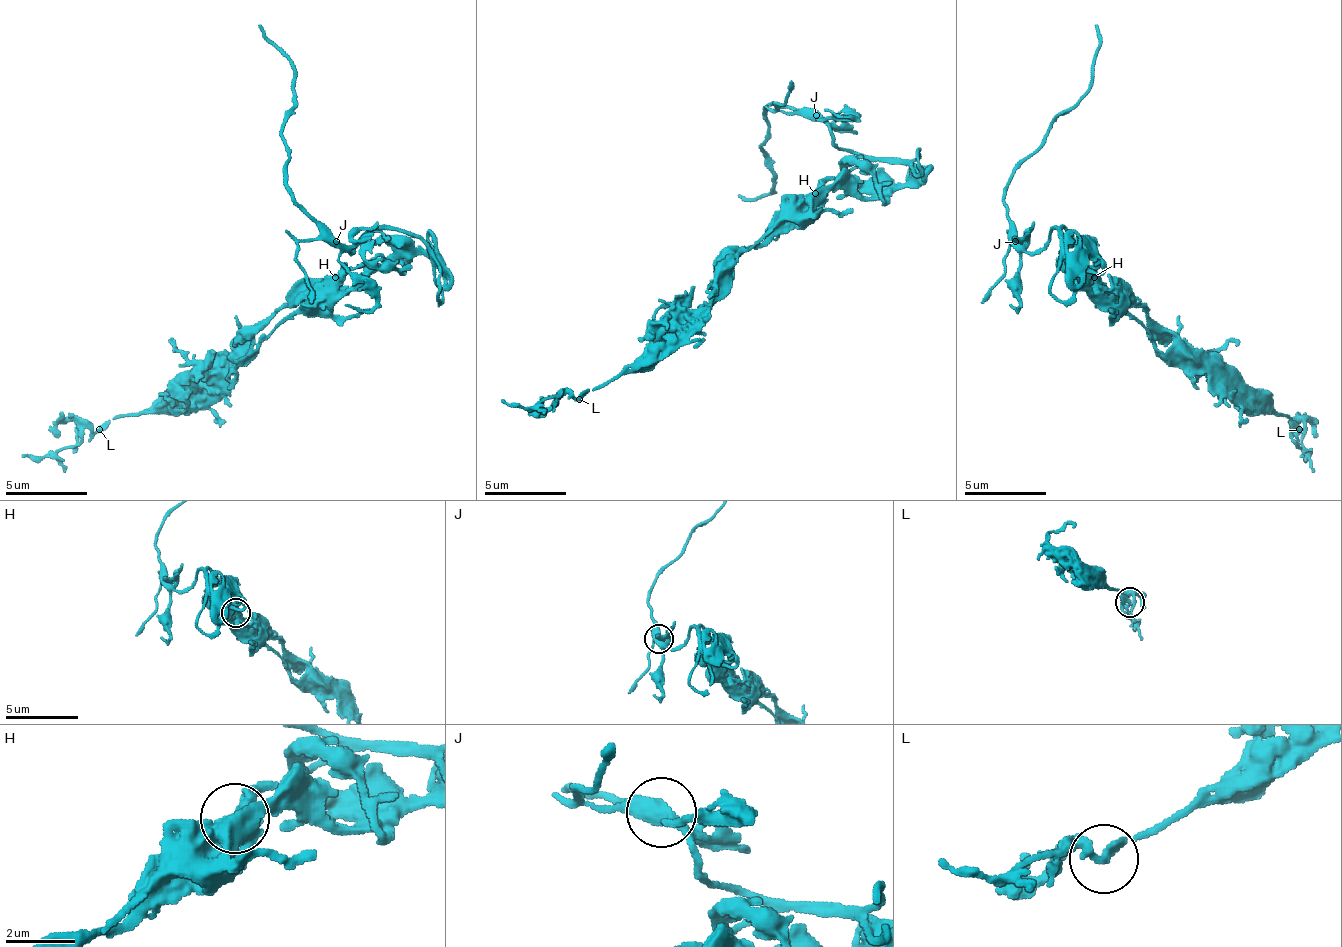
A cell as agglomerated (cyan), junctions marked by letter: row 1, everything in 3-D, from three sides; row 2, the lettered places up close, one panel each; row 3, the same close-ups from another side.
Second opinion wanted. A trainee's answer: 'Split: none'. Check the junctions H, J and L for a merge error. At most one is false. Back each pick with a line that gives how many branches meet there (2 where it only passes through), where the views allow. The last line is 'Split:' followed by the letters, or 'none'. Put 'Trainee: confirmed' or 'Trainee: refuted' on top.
Trainee: confirmed
Split: none

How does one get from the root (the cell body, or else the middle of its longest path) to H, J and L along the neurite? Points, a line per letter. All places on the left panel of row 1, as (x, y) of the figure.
H: (347, 289), (335, 277)
J: (347, 289), (351, 289), (372, 269), (364, 257), (364, 249), (380, 228), (368, 232), (351, 253), (335, 240)
L: (347, 289), (298, 293), (282, 310), (274, 310), (229, 359), (200, 367), (151, 412), (114, 416), (98, 428)

